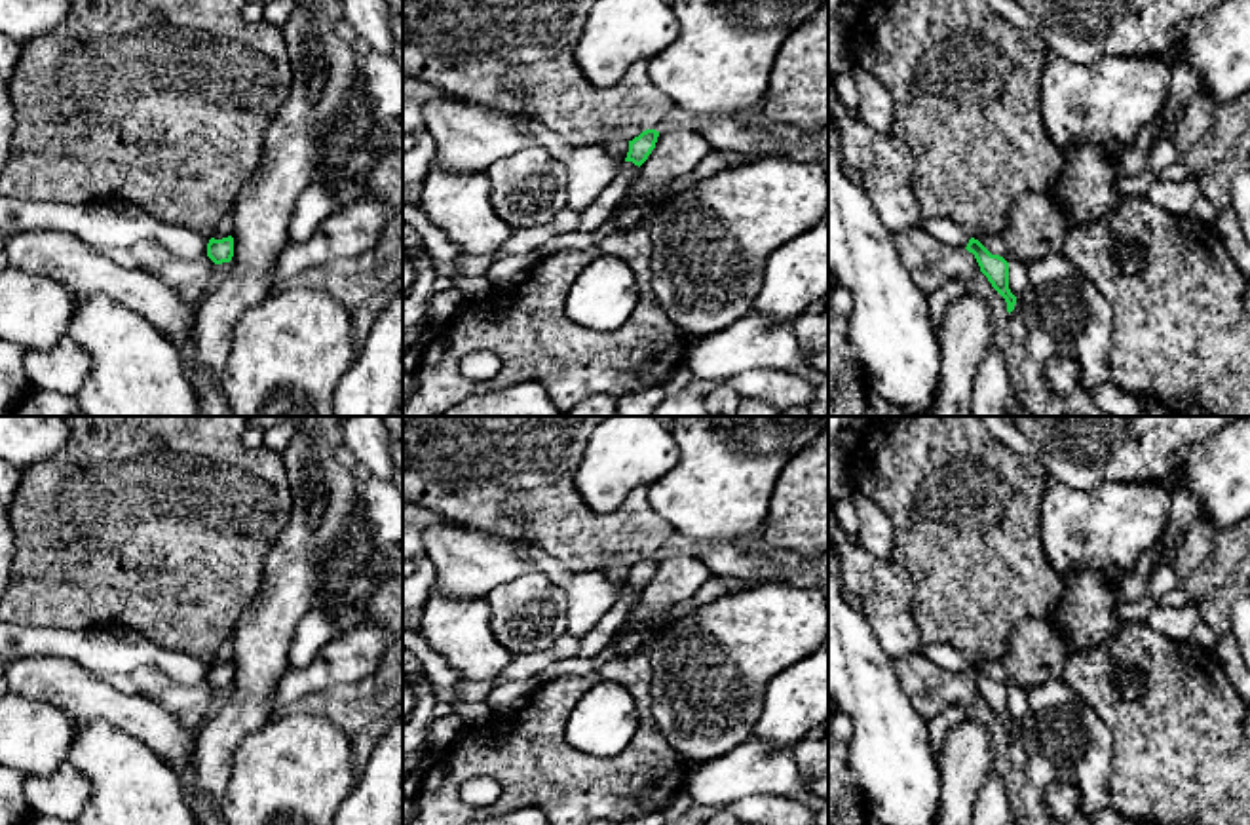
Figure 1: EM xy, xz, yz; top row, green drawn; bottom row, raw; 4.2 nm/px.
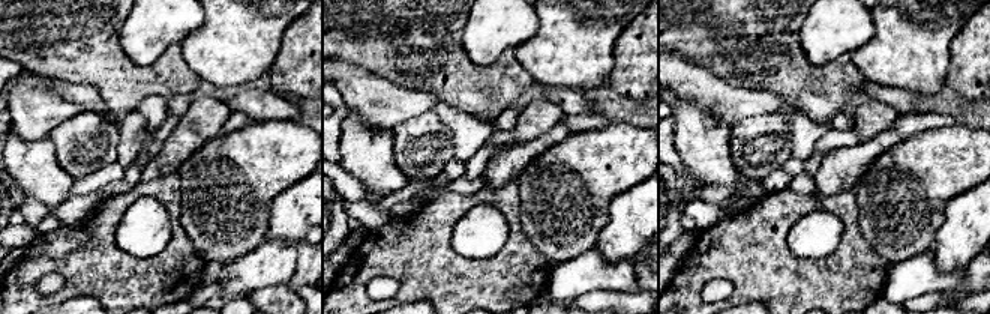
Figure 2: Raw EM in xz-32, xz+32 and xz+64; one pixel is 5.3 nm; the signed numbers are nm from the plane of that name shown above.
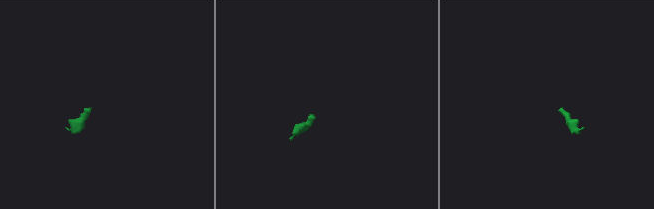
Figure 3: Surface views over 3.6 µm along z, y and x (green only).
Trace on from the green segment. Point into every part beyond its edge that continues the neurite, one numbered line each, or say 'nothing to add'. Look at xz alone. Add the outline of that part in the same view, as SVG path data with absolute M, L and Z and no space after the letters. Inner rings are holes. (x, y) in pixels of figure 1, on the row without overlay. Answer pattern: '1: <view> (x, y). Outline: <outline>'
nothing to add

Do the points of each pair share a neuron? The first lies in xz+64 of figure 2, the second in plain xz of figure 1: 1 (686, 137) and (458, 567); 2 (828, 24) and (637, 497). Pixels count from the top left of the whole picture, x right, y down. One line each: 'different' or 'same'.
1: different
2: different

